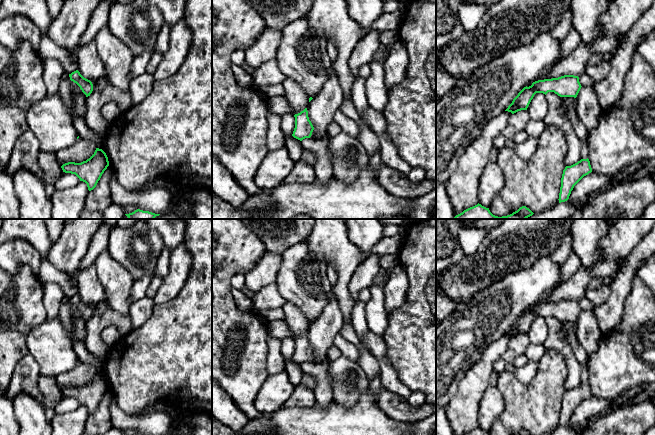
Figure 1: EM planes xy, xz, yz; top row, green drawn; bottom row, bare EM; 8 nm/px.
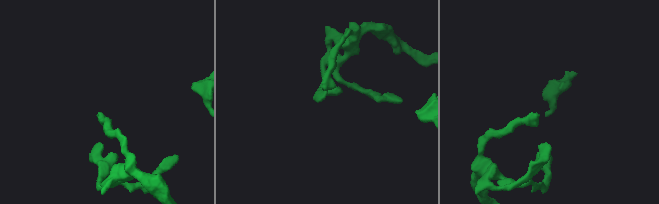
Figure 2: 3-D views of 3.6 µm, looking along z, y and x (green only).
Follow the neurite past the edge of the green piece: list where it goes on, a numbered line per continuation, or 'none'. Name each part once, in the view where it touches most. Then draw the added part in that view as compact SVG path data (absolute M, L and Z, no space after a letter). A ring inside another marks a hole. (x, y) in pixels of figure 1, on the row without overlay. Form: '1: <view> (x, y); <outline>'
none

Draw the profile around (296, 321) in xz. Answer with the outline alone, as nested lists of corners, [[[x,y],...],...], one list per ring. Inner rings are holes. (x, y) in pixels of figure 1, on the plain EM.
[[[286,302],[282,309],[285,313],[285,322],[295,338],[300,337],[309,329],[309,321],[295,305]]]

